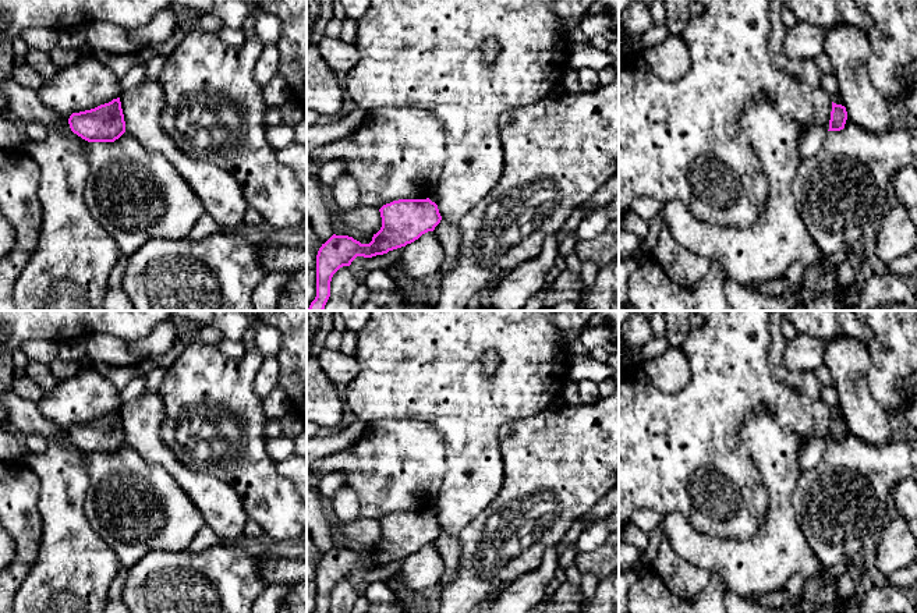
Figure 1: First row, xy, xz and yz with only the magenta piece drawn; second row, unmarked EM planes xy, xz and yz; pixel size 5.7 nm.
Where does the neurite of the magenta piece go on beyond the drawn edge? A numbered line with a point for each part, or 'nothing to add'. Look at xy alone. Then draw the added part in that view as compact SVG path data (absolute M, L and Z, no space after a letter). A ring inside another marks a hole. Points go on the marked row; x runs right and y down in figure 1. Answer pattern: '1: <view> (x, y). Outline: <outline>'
nothing to add

